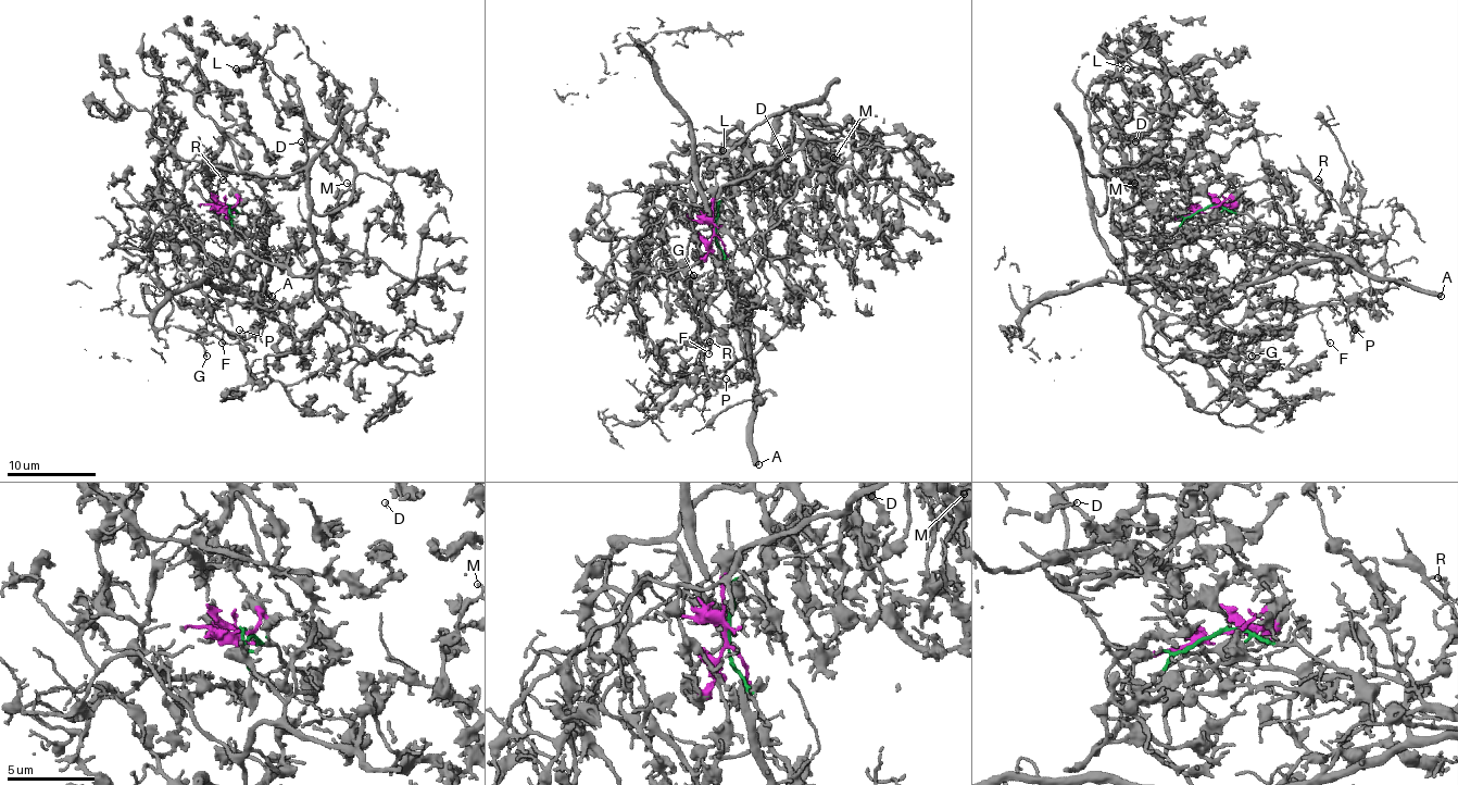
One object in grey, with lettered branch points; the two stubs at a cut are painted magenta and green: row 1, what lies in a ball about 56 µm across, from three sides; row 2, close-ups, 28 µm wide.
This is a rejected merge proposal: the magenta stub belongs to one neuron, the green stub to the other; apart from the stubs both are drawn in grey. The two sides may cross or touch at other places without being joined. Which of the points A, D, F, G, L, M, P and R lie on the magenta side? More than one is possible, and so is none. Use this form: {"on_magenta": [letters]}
{"on_magenta": ["D", "L", "M"]}

